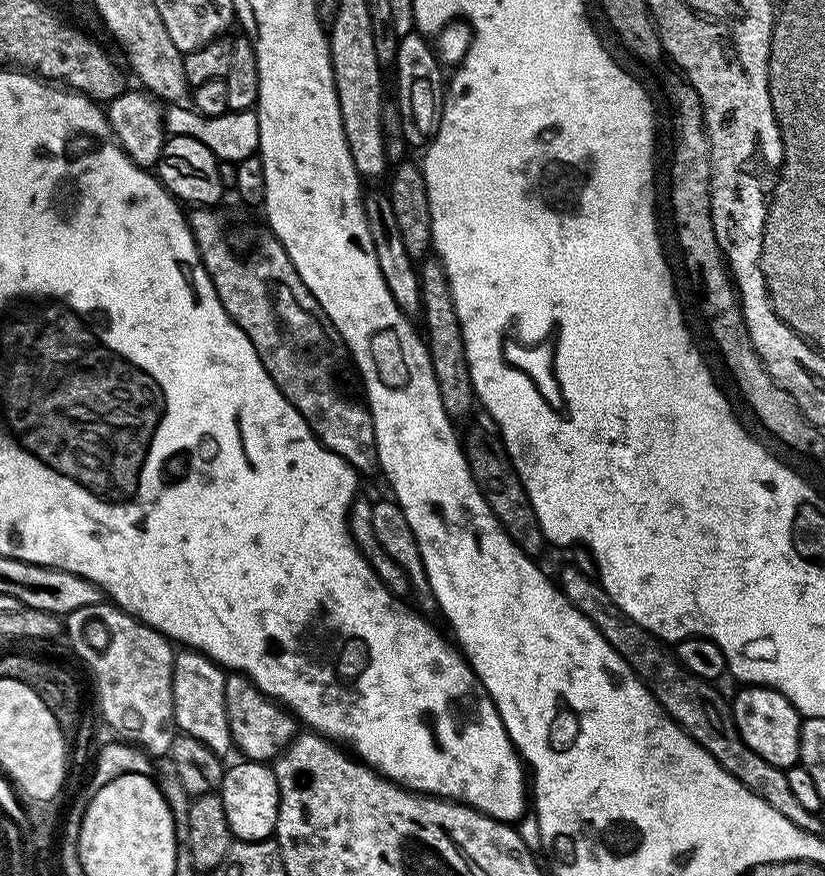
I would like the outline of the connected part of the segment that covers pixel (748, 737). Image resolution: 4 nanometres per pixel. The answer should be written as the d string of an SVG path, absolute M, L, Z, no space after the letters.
M744 686L741 692L731 697L730 703L734 714L734 726L738 726L738 734L742 734L742 742L754 750L770 766L778 766L785 770L797 767L800 758L800 722L801 715L781 692L772 688Z

